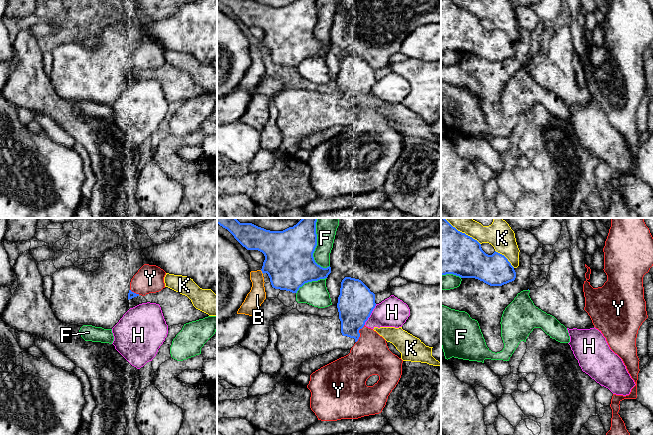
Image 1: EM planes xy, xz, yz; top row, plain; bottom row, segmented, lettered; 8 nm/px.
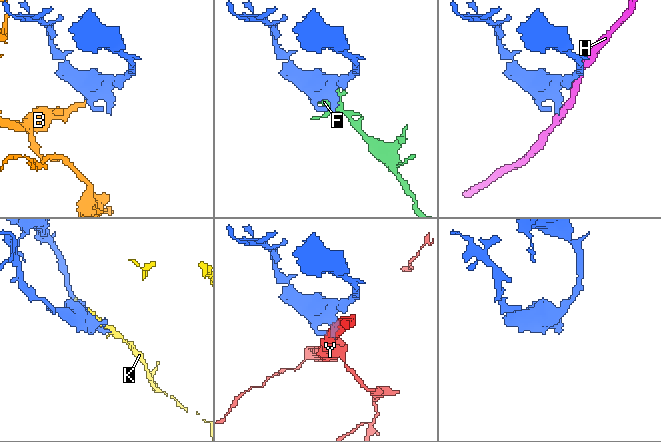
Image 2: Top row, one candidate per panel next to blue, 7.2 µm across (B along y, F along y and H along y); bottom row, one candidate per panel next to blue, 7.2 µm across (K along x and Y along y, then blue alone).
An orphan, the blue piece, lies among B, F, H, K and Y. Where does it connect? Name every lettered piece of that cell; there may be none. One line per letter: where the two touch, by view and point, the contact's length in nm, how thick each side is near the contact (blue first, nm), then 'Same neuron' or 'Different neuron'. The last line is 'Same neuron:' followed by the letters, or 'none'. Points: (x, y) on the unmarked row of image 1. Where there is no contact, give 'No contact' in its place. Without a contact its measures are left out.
B: Touches blue at xz (262, 48). Shared border 40 nm. Thickness 400 nm (blue) against 140 nm. Different neuron
F: Touches blue at xz (315, 23). Shared border 380 nm. Thickness 400 nm (blue) against 150 nm. Different neuron
H: Touches blue at xz (370, 90). Shared border 190 nm. Thickness 300 nm (blue) against 240 nm. Different neuron
K: Touches blue at yz (505, 33). Shared border 220 nm. Thickness 260 nm (blue) against 200 nm. Different neuron
Y: Touches blue at xz (359, 109). Shared border 170 nm. Thickness 300 nm (blue) against 320 nm. Different neuron
Same neuron: none

